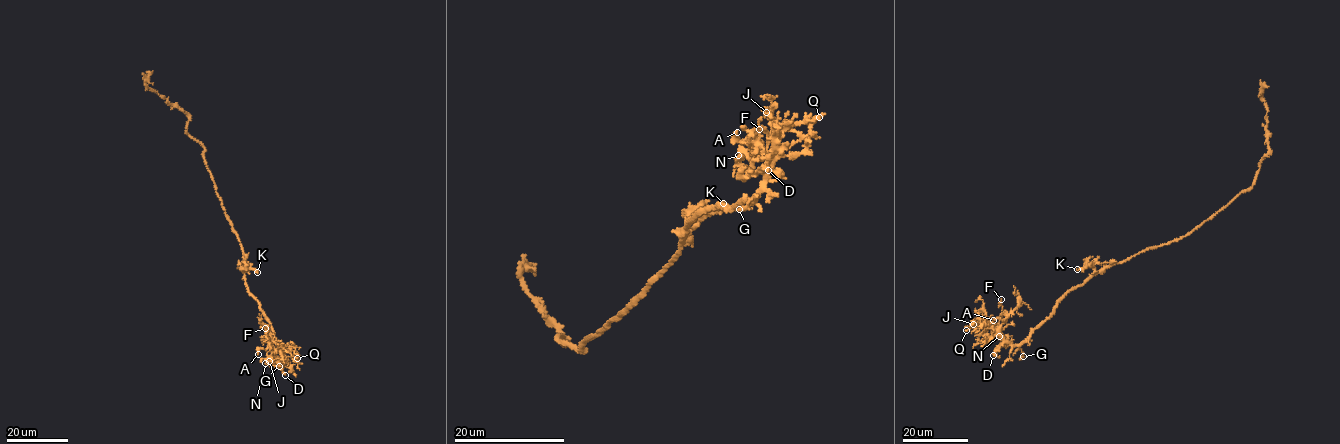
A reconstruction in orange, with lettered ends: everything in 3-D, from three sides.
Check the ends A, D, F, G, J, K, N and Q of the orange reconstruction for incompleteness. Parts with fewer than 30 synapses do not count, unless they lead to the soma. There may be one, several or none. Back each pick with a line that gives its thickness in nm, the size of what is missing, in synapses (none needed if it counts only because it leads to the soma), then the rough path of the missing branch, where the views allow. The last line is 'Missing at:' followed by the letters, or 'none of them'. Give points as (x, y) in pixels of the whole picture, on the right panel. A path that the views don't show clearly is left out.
Missing at: none of them

